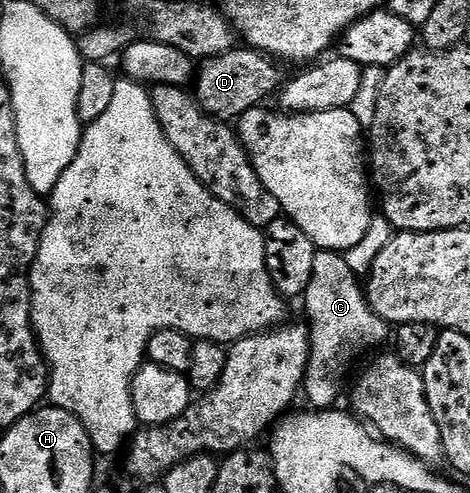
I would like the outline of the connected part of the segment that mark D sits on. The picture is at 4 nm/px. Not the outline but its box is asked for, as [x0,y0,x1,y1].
[193,47,285,123]

